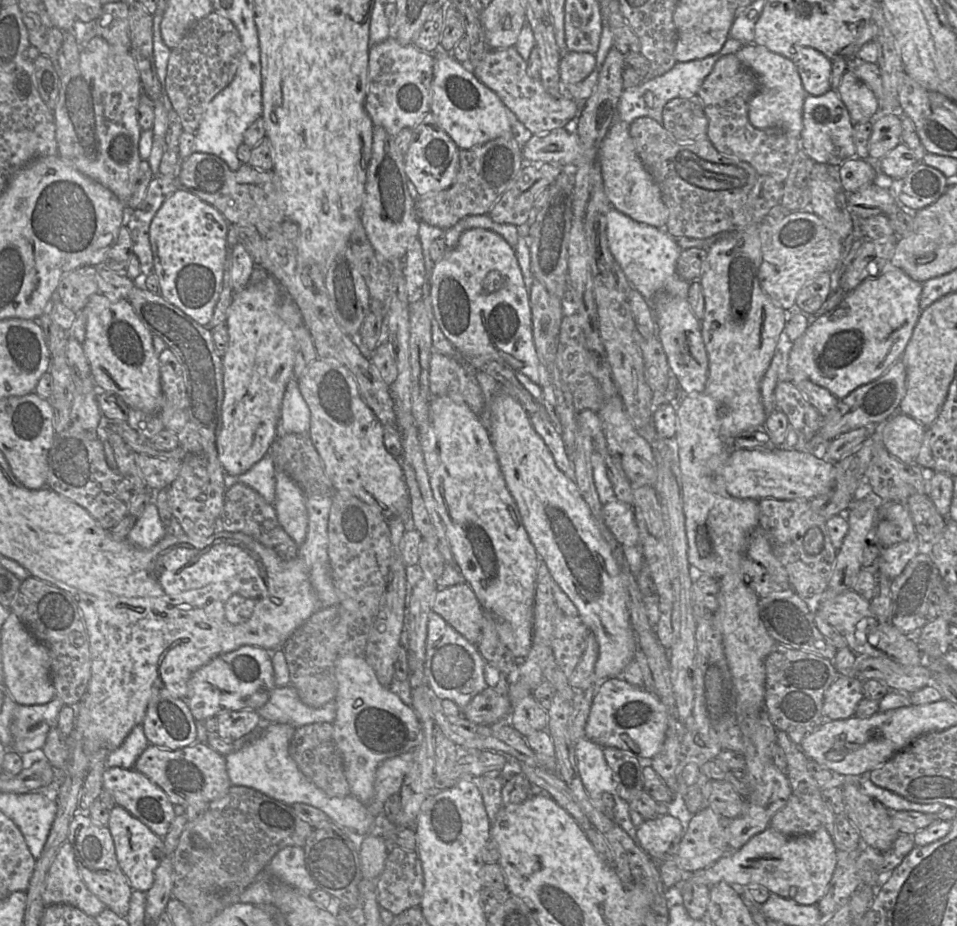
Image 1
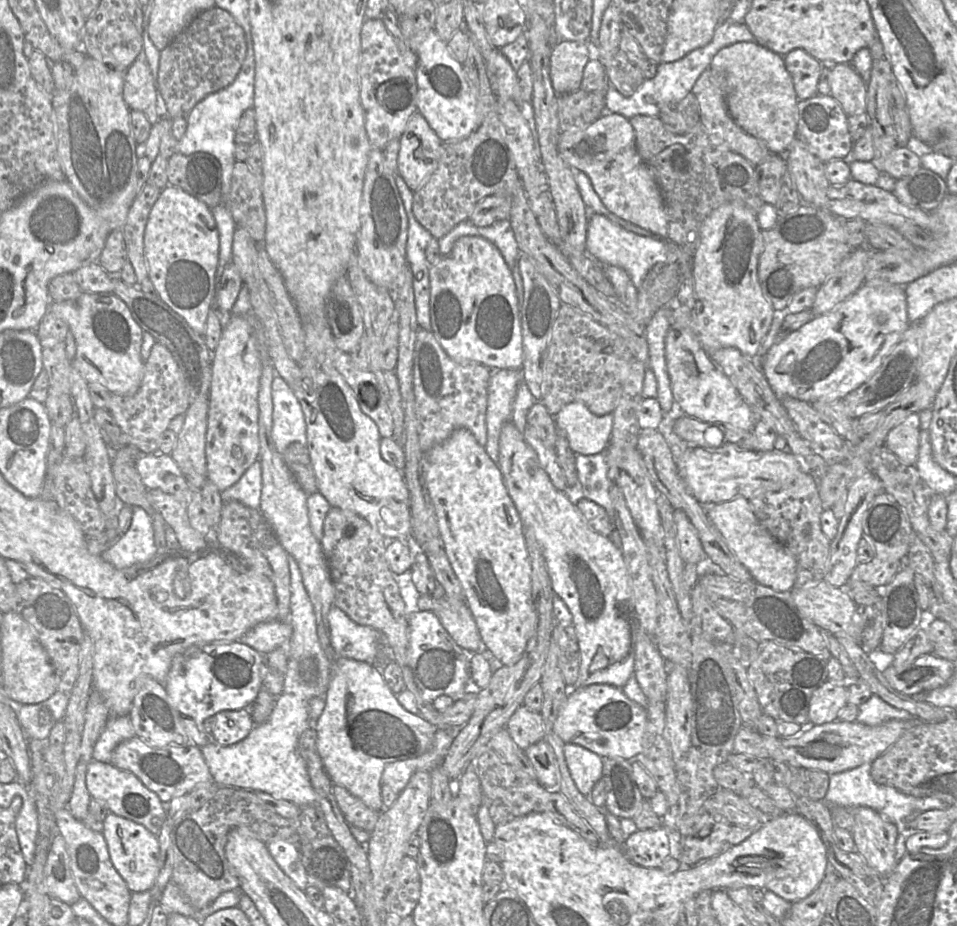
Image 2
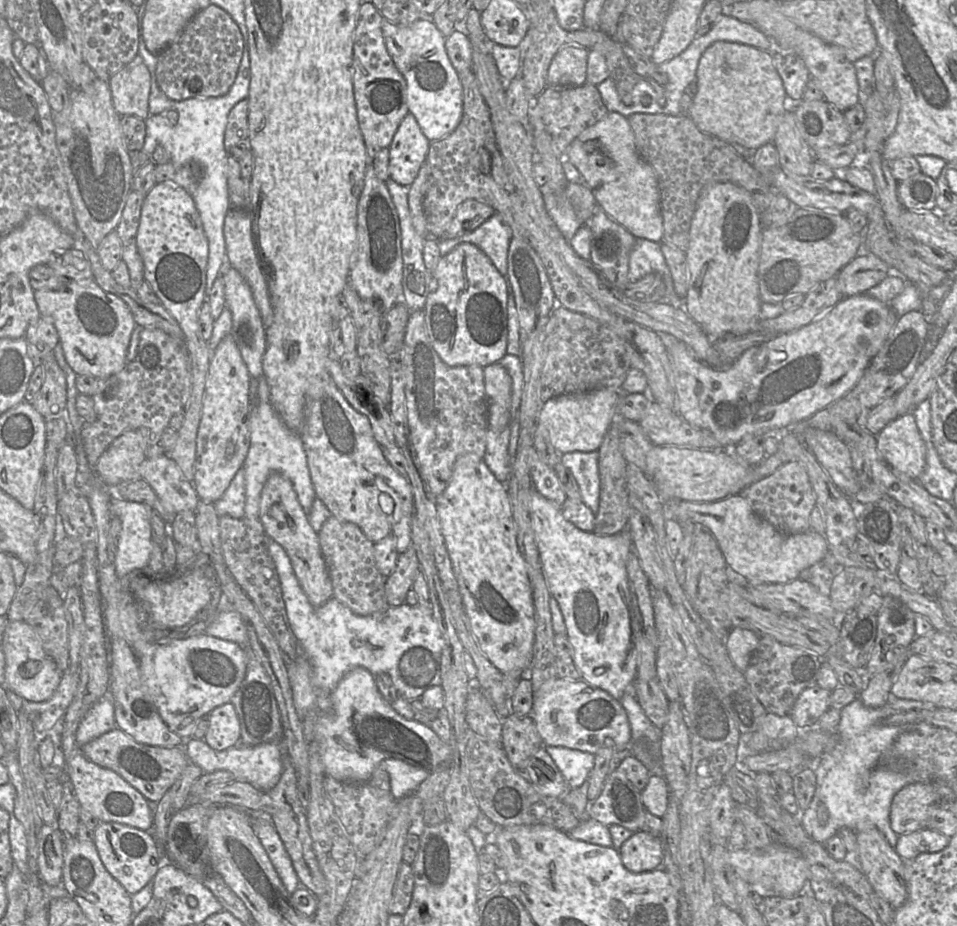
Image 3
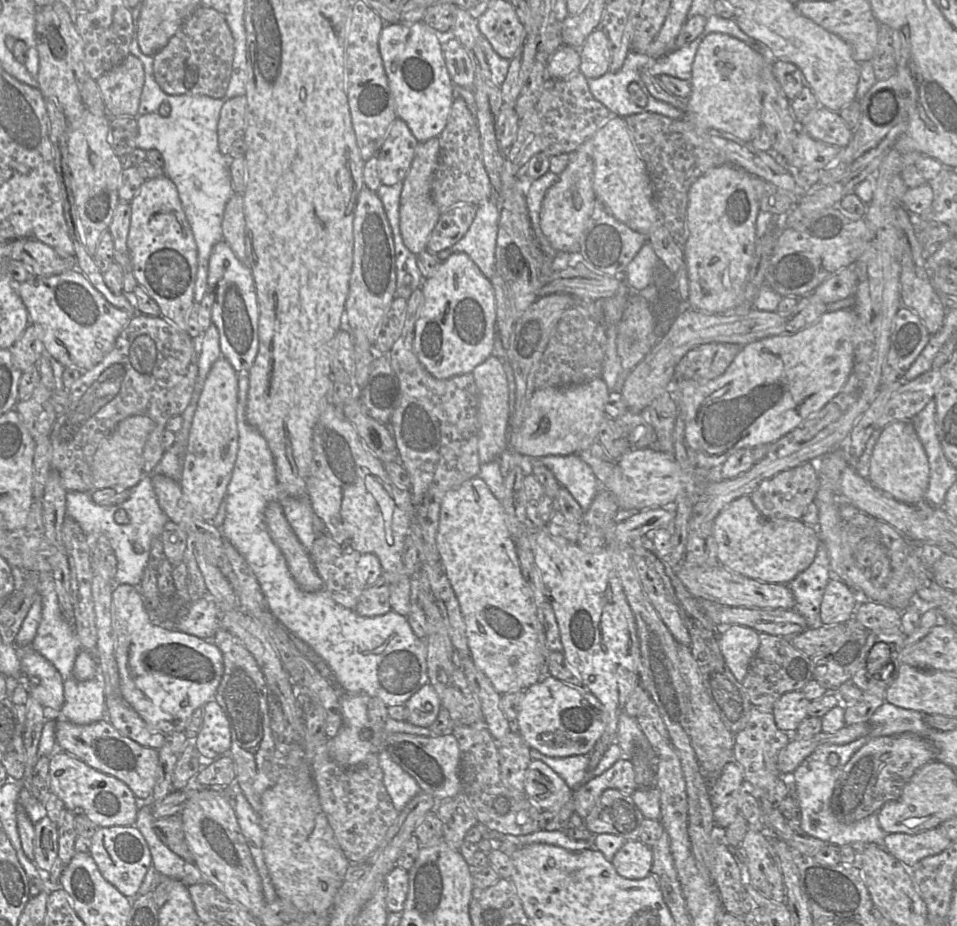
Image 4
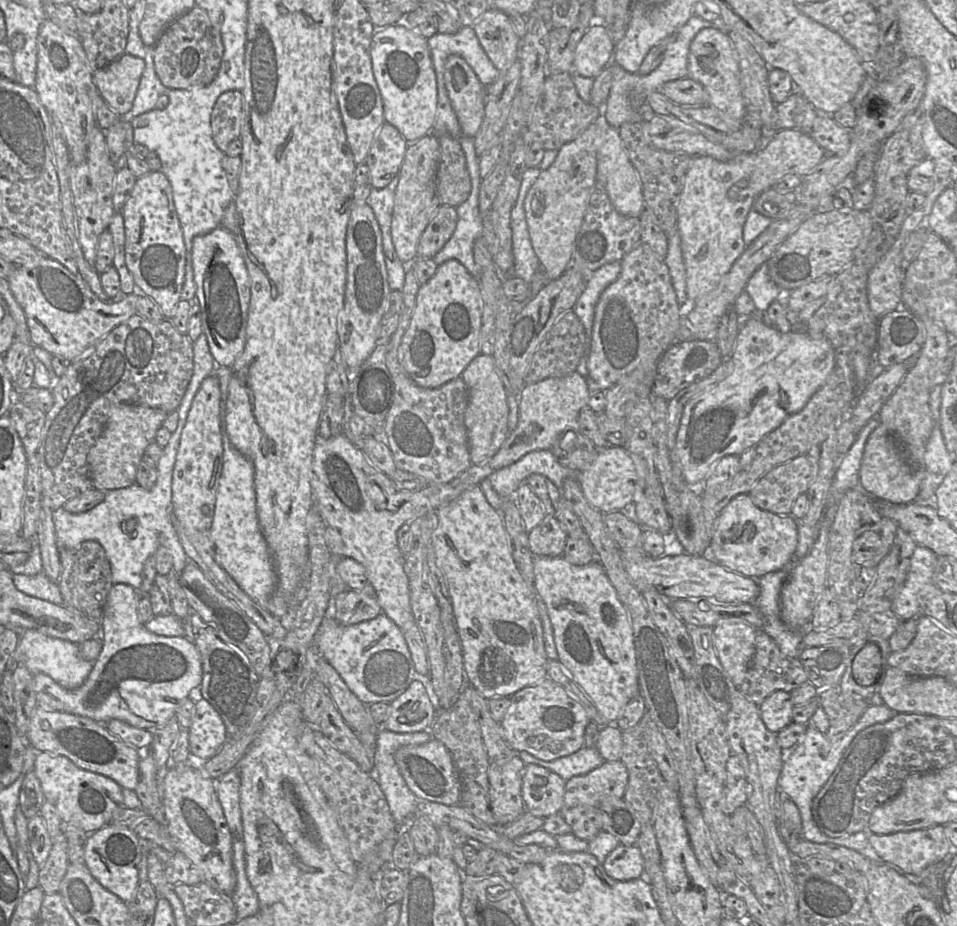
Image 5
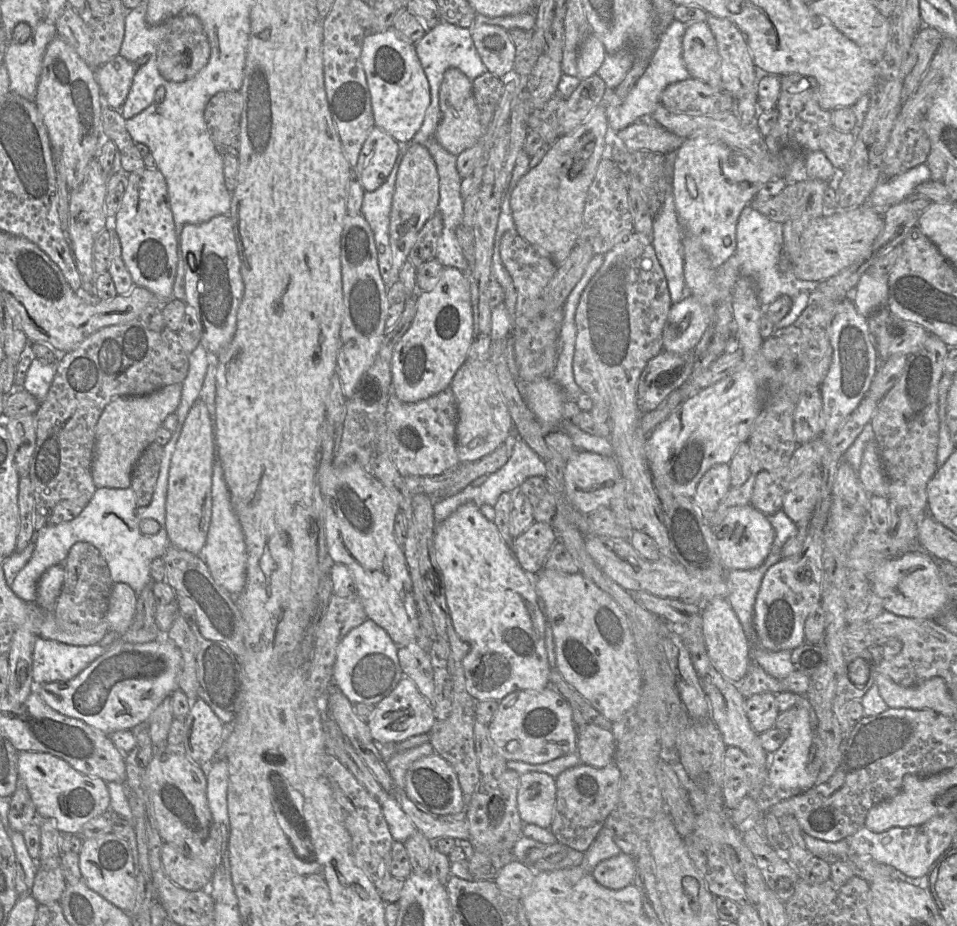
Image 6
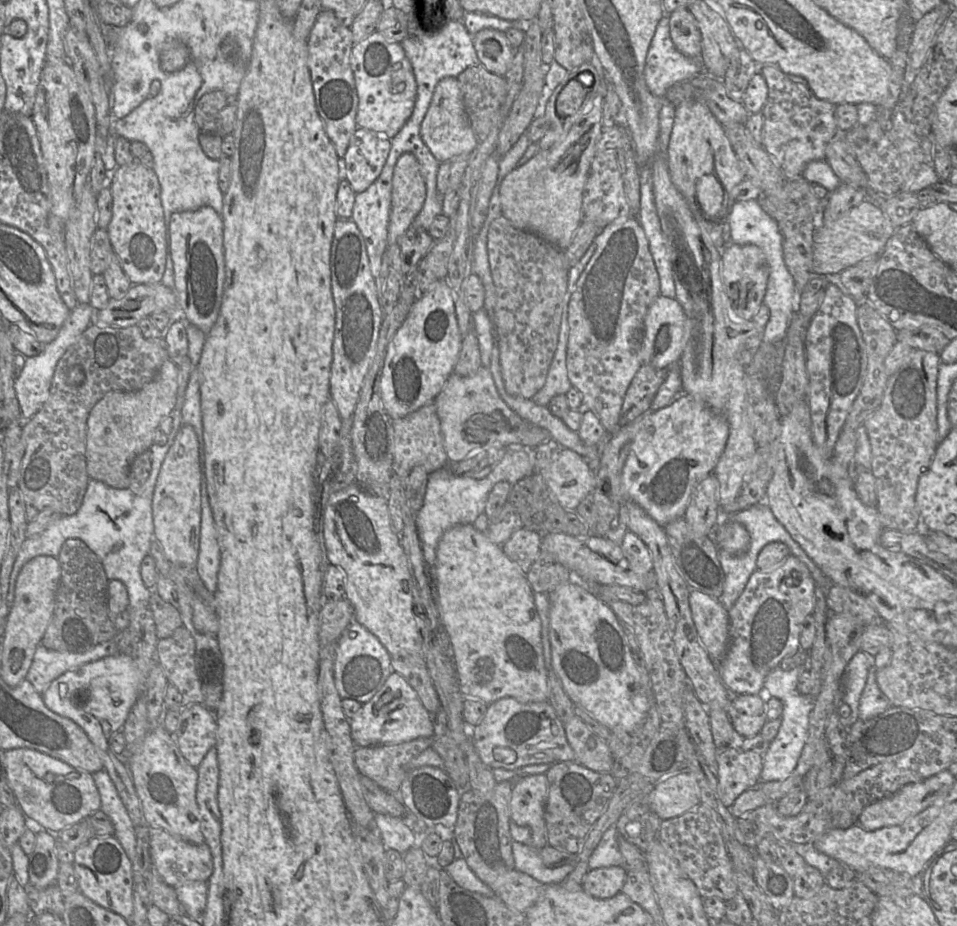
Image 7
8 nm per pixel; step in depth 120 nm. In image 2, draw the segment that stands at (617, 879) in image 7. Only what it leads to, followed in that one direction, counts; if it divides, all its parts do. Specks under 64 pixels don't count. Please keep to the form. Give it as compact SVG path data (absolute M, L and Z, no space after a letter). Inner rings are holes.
M662 825L635 831L625 839L621 848L631 862L647 868L660 868L670 857L669 839Z

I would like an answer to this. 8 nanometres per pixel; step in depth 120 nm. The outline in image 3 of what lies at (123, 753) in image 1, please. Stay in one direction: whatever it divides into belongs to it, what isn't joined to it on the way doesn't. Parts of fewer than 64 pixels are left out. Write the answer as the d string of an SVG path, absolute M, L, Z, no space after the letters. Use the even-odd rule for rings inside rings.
M109 696L97 701L84 715L76 731L76 743L81 749L89 741L116 728L114 706Z

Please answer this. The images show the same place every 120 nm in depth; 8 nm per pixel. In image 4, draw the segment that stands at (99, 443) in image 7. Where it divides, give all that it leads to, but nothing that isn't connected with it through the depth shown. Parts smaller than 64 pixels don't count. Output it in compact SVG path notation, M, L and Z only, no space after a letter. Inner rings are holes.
M130 416L119 422L112 433L101 441L91 464L94 489L112 487L132 489L144 476L143 451L148 435L155 423L147 416Z

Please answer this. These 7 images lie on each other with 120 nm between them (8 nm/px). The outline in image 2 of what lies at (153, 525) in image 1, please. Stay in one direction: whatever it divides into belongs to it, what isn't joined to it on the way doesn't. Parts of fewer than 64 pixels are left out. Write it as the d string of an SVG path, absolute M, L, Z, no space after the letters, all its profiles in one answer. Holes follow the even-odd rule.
M132 507L129 529L100 556L116 569L150 562L156 556L152 519L141 507Z

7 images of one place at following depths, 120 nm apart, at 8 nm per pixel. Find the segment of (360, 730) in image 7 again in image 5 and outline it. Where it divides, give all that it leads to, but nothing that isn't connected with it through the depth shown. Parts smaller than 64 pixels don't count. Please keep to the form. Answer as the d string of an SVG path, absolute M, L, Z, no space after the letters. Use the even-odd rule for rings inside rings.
M418 680L413 681L406 691L390 703L389 715L378 727L396 733L412 733L429 731L436 719L436 709L433 706L425 686Z

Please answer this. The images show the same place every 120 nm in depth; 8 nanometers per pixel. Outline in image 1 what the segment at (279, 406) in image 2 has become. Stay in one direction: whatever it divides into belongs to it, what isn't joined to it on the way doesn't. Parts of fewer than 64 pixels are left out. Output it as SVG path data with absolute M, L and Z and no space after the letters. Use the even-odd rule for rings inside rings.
M291 379L284 392L277 437L288 433L307 433L310 429L311 413L299 389L296 379Z

